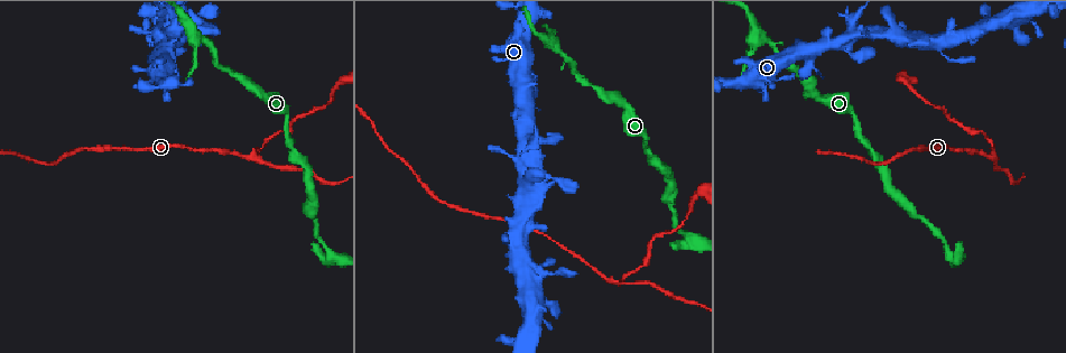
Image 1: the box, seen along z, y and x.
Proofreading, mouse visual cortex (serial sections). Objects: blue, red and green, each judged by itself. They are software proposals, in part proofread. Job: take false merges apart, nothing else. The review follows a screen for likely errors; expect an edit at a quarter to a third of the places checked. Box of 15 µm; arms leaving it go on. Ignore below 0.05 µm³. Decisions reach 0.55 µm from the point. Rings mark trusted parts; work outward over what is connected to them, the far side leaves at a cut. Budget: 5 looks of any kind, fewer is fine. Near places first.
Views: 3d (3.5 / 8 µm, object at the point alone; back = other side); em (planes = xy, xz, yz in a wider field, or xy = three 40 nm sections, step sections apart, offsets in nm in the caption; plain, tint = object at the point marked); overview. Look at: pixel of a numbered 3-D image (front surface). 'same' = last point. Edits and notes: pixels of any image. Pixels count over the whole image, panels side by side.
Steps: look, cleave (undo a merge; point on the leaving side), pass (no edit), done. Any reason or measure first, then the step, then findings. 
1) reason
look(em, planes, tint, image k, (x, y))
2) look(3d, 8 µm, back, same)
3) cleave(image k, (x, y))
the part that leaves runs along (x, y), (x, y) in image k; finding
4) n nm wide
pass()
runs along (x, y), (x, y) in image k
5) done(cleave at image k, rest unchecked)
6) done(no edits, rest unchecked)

arms run side by side
look(em, xy, step 2, tint, image 1, (883, 30))

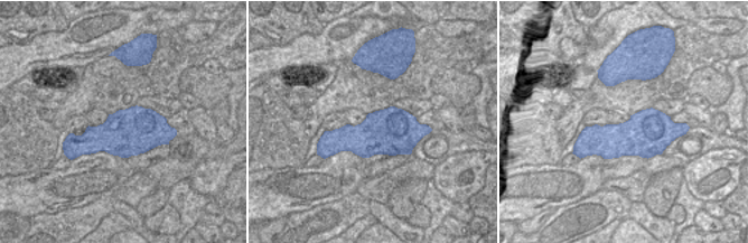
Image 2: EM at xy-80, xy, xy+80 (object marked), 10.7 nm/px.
see where the arms go
look(3d, 3.5 µm, same)

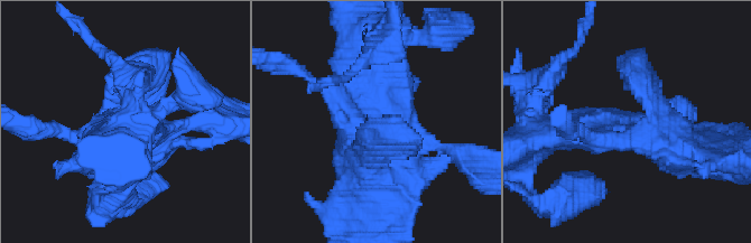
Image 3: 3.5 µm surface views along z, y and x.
pass()
runs along (555, 131), (623, 127), (693, 151) in image 3; all the same cell

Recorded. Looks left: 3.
look(3d, 3.5 µm, image 1, (732, 85))

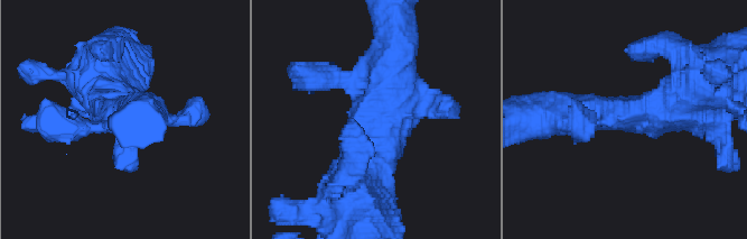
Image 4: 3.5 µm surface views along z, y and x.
shape alone is not enough
look(em, xy, step 5, tint, image 4, (382, 113))

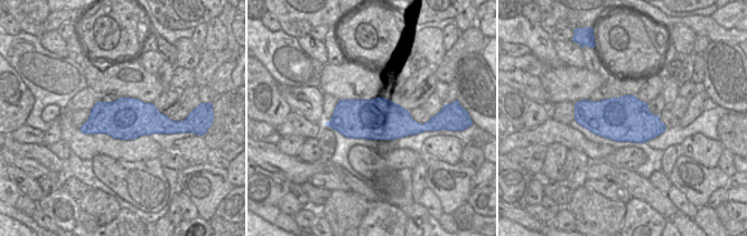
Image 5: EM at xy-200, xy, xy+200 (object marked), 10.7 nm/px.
pass()
runs along (687, 99), (584, 127) in image 4; continuous, no second cell

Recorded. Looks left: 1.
done(no edits, rest unchecked)

